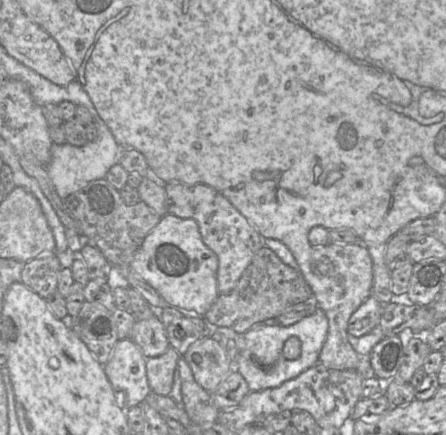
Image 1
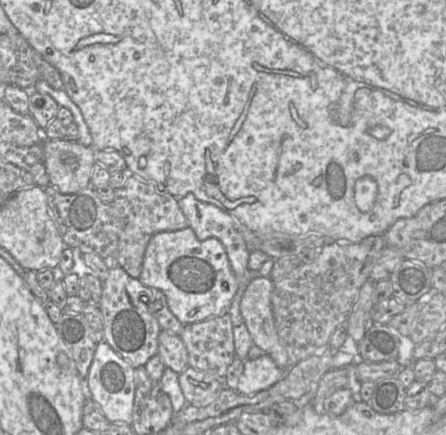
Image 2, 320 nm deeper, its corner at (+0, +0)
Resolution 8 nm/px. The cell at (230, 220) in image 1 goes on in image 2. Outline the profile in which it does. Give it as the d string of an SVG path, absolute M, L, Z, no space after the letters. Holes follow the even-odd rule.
M191 193L179 198L178 204L188 221L189 227L194 231L198 240L204 241L207 238L216 238L223 244L230 266L237 278L238 283L242 281L242 277L245 276L246 273L258 272L250 271L248 269L250 252L246 246L244 237L242 236L243 224L240 221L213 204L199 201Z

